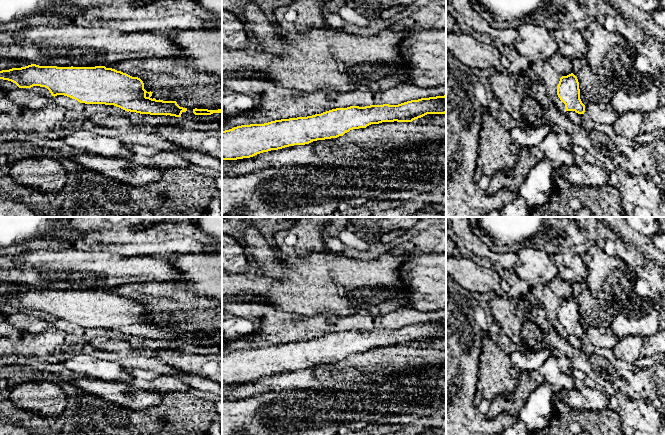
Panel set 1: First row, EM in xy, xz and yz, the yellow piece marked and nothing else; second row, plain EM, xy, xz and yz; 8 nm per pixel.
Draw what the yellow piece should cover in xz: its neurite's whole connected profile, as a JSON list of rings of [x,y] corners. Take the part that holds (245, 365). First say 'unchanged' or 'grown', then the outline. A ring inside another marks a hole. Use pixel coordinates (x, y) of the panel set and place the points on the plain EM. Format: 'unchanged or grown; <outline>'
unchanged; [[[446,319],[407,325],[398,329],[336,332],[307,341],[275,344],[222,354],[222,384],[257,378],[317,364],[343,360],[353,353],[382,346],[412,346],[427,338],[445,338]]]

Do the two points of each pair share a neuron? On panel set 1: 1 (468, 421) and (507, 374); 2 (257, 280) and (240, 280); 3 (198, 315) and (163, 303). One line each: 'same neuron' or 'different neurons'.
1: different neurons
2: same neuron
3: same neuron

